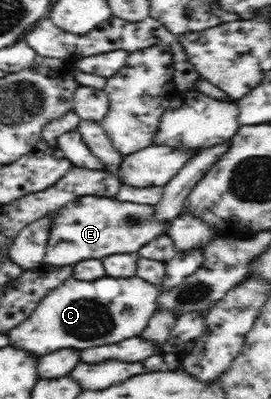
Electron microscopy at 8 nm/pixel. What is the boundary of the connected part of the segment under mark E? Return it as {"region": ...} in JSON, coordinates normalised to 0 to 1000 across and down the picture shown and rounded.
{"region":[[[347,489],[269,499],[210,529],[188,554],[162,662],[262,667],[306,652],[373,652],[387,639],[509,634],[550,604],[620,579],[624,559],[572,541],[572,516],[365,496]]]}

